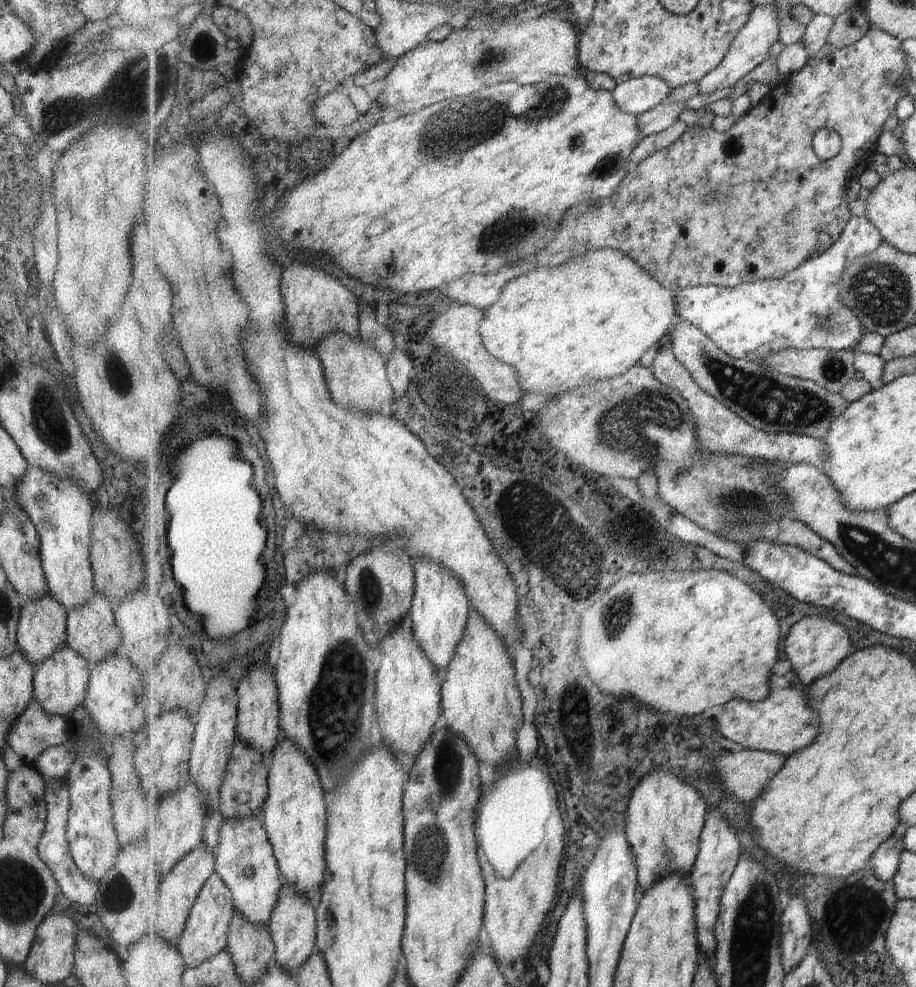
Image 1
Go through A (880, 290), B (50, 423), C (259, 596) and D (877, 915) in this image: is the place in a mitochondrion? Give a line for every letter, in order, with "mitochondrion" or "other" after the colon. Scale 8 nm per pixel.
A: mitochondrion
B: mitochondrion
C: other
D: other

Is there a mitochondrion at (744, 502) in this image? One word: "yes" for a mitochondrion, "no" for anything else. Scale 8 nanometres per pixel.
yes

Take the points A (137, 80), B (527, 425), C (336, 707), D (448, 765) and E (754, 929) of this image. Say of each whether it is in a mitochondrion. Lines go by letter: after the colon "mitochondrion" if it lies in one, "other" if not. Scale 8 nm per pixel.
A: mitochondrion
B: other
C: mitochondrion
D: mitochondrion
E: mitochondrion

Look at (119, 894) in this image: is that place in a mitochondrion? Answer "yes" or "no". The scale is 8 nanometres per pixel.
yes

